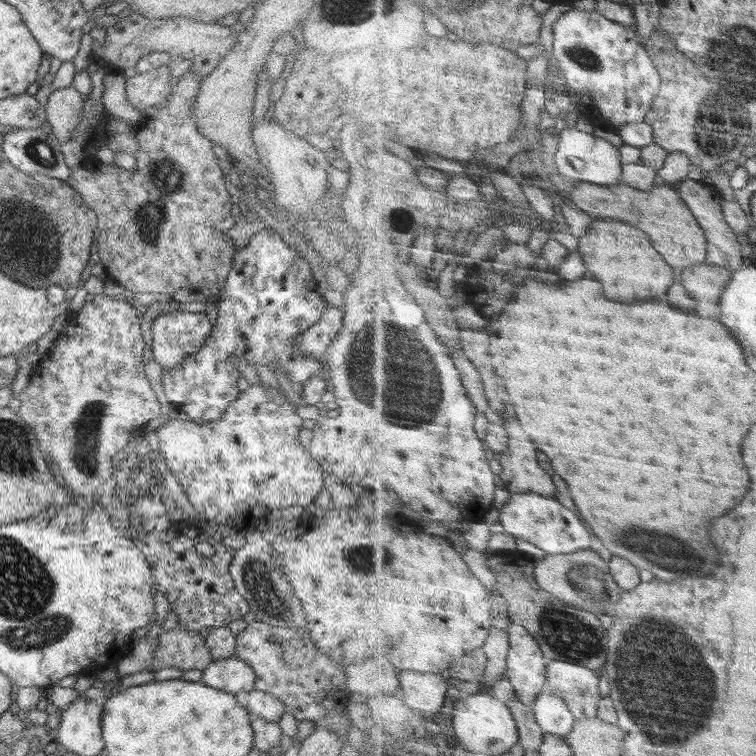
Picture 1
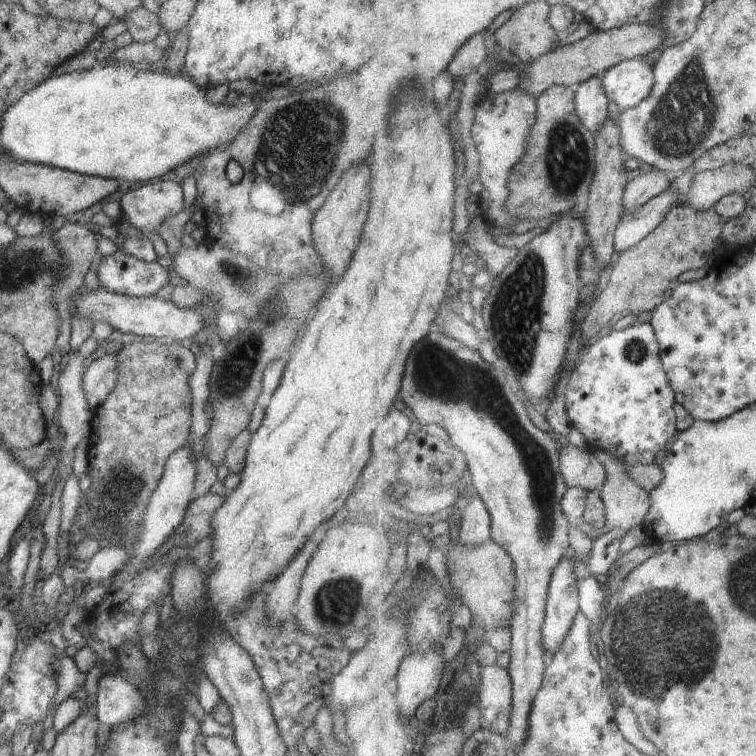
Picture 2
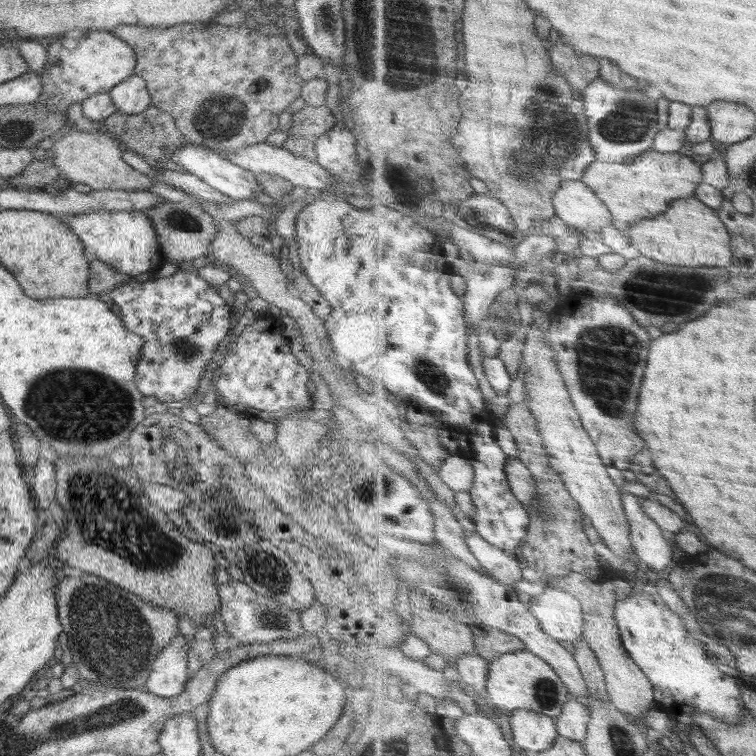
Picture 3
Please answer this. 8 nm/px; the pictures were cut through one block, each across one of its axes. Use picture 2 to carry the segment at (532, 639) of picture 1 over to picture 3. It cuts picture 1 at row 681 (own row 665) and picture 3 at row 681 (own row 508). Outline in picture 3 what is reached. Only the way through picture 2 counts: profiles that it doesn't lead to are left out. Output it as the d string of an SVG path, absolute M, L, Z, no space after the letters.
M527 648L505 654L491 663L487 683L490 705L502 709L507 714L512 714L518 709L530 709L557 718L563 713L567 702L572 699L572 693L555 667L547 659Z

